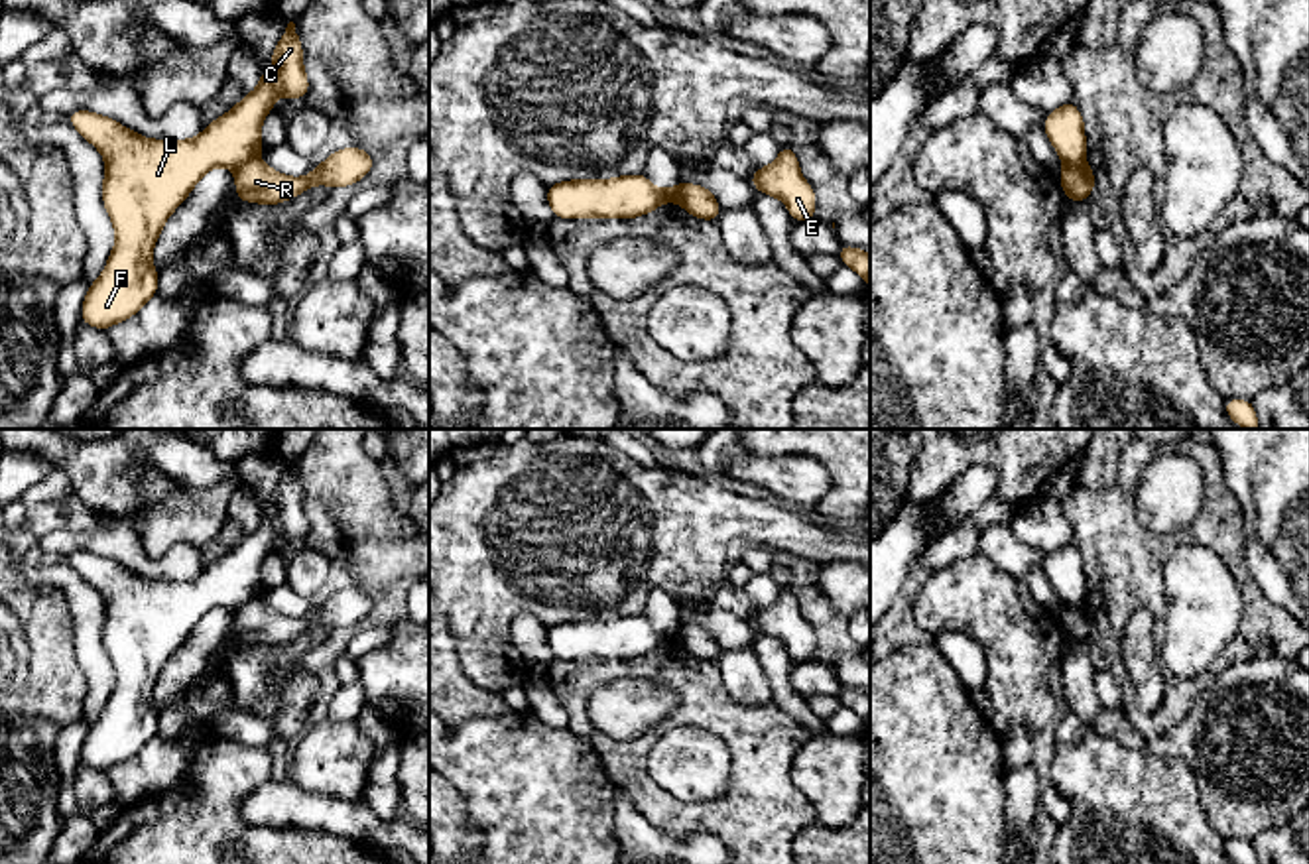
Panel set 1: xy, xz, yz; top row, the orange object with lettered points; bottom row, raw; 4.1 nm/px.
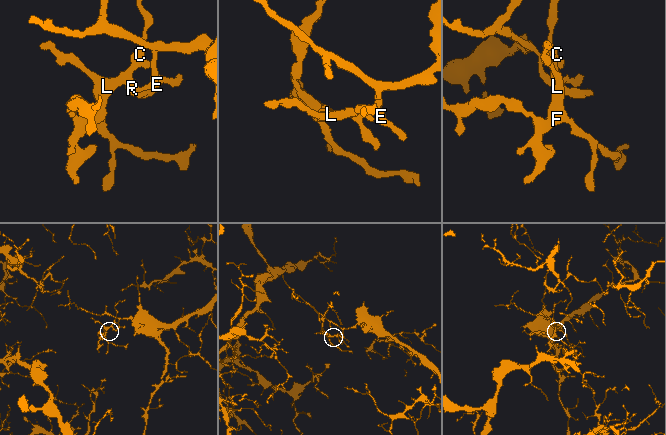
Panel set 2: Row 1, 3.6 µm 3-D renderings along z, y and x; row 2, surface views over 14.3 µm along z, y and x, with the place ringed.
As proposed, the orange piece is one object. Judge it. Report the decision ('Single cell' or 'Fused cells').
Fused cells

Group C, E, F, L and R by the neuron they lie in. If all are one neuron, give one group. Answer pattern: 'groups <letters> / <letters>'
groups C F L / E R

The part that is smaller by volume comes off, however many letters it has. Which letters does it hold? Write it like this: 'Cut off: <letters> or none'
Cut off: C, F, L

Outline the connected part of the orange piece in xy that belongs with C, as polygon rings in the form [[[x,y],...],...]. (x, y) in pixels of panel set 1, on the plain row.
[[[293,463],[270,502],[276,510],[260,510],[258,529],[191,581],[150,581],[91,551],[65,557],[106,602],[102,644],[116,673],[108,705],[85,736],[83,764],[106,771],[157,734],[152,695],[171,653],[209,610],[238,610],[262,590],[262,561],[280,535],[299,541],[309,533]]]

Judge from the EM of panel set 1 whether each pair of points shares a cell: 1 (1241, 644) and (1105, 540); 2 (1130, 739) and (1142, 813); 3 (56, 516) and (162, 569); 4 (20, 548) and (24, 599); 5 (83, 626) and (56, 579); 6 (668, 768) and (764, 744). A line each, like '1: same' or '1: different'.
1: same
2: different
3: different
4: different
5: same
6: different

